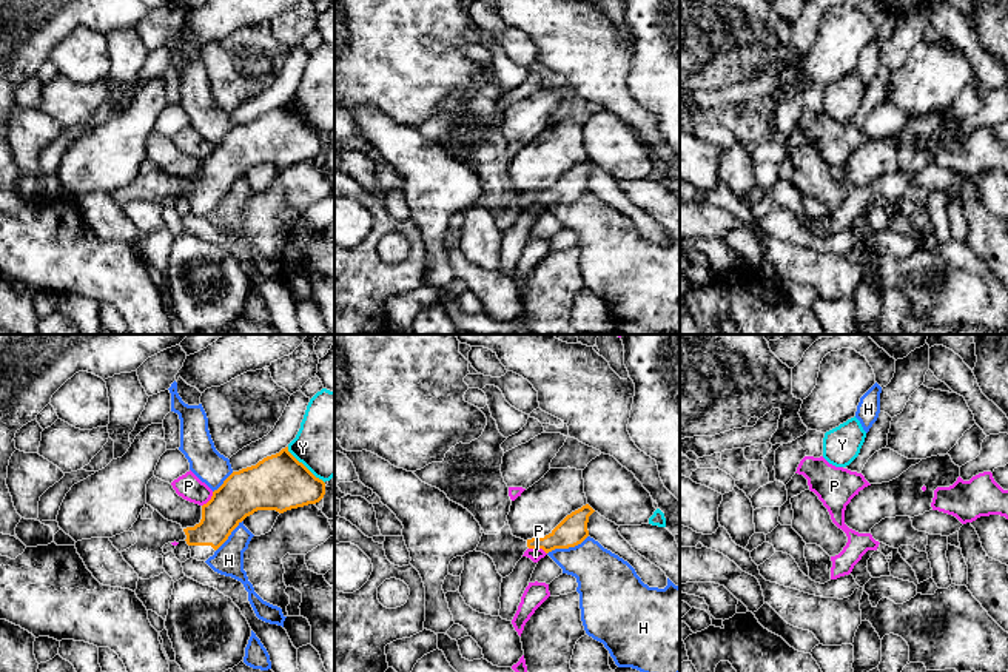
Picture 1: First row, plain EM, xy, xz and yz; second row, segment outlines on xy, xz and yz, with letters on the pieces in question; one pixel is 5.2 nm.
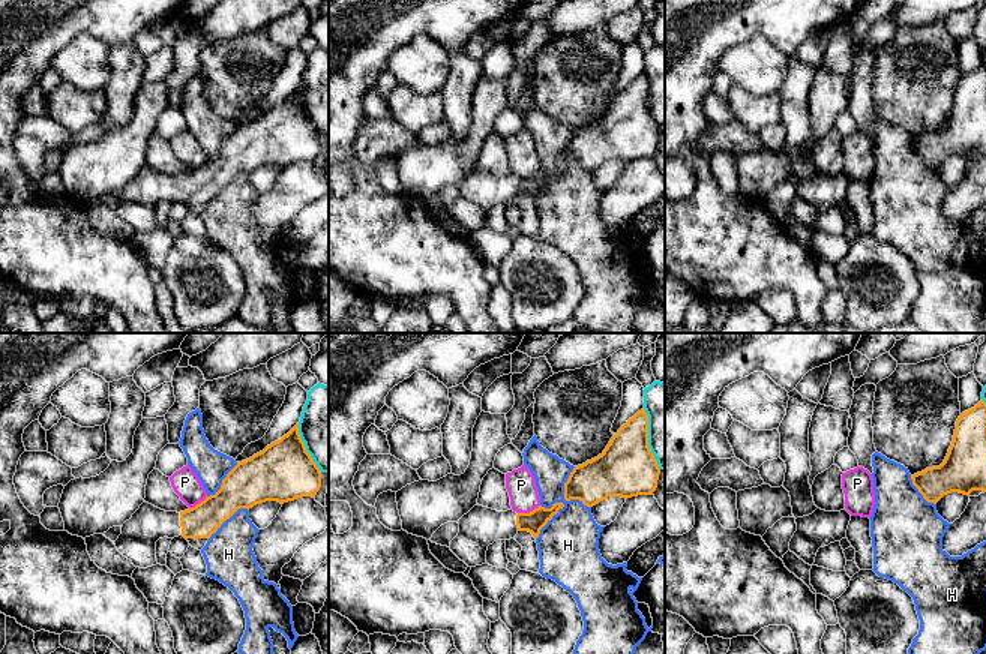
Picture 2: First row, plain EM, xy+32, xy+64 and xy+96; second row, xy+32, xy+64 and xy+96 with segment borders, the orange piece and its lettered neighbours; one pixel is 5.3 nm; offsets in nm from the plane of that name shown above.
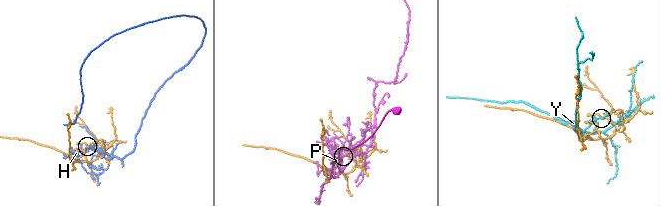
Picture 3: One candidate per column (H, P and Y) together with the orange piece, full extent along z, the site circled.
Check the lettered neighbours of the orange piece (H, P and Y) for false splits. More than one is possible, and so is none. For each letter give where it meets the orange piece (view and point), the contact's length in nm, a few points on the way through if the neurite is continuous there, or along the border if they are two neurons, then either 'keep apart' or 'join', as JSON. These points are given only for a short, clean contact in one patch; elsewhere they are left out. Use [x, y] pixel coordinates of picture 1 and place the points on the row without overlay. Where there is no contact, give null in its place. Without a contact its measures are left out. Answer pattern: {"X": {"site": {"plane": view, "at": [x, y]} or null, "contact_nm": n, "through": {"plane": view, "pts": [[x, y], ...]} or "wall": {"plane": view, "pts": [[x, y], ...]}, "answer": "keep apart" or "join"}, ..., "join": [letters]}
{"H": {"site": {"plane": "xz", "at": [567, 202]}, "contact_nm": 240, "answer": "keep apart"}, "P": {"site": {"plane": "xz", "at": [538, 202]}, "contact_nm": 100, "answer": "keep apart"}, "Y": {"site": {"plane": "xy", "at": [304, 120]}, "contact_nm": 280, "answer": "keep apart"}, "join": []}

